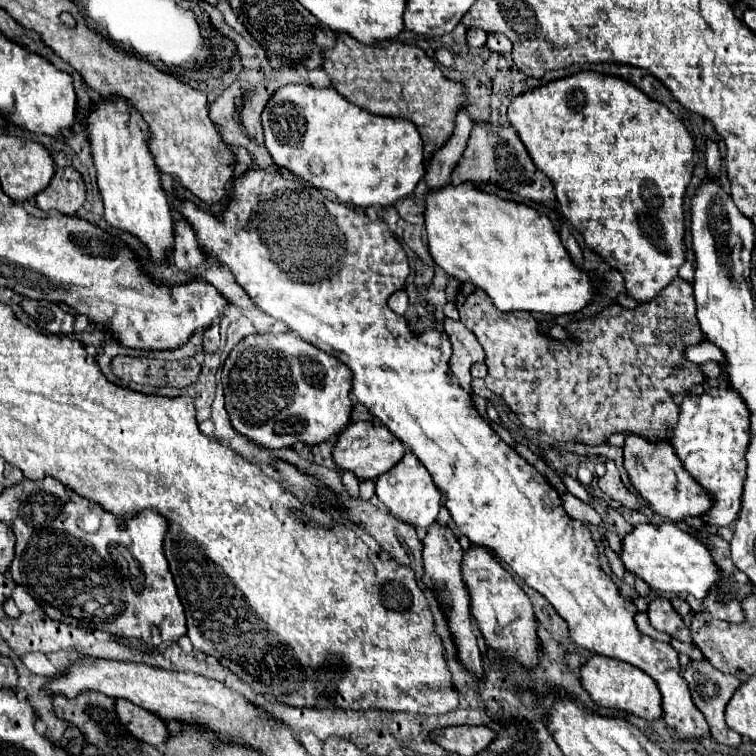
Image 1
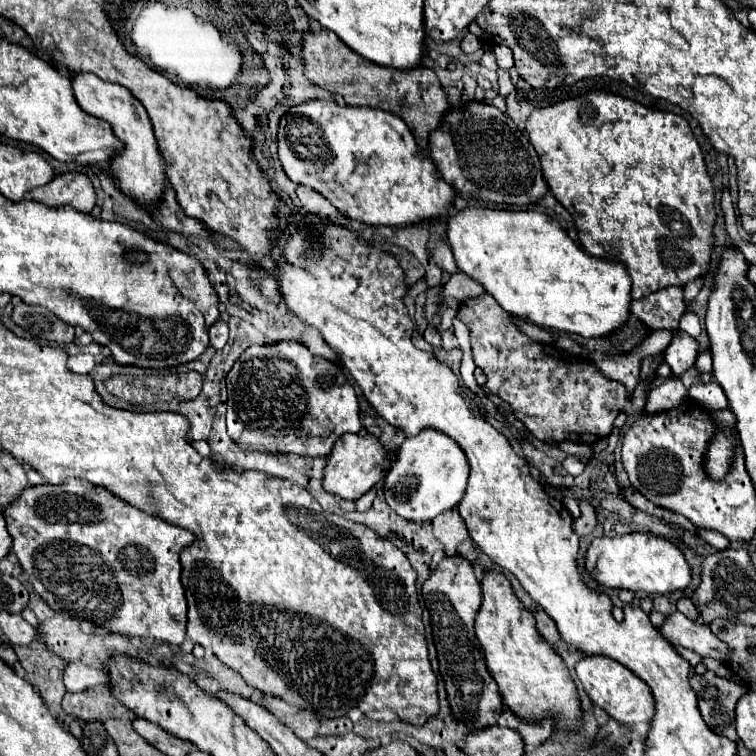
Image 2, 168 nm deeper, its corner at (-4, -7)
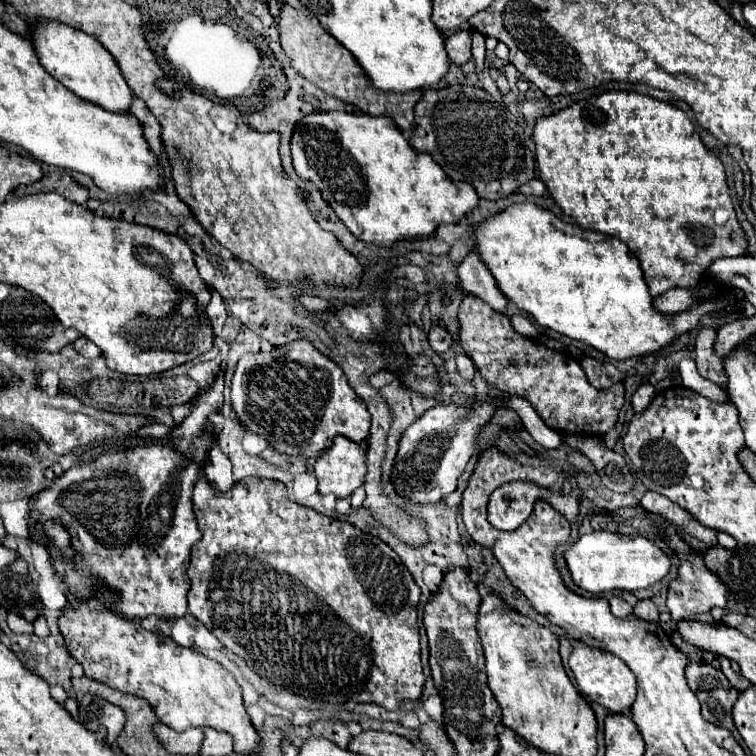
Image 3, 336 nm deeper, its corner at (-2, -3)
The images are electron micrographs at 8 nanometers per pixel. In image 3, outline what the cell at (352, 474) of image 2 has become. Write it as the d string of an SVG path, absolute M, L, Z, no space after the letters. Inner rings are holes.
M338 435L332 441L332 447L314 463L314 475L318 479L318 491L322 495L334 493L336 497L350 497L354 493L354 489L358 489L364 483L364 477L366 477L366 449L360 443Z

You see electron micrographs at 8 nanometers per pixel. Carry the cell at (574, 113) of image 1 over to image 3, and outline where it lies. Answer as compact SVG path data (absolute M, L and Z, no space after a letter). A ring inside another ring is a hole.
M606 91L536 119L534 143L540 179L554 201L578 227L624 241L638 257L652 297L672 287L704 285L702 275L714 259L744 255L746 239L734 215L724 167L702 145L692 121L678 107L640 93ZM720 207L730 213L722 225L714 221L714 211Z

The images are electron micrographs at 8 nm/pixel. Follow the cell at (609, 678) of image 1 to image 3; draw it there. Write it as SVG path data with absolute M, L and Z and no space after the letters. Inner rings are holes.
M576 643L568 665L576 677L580 691L588 699L600 703L602 707L606 707L608 711L618 713L618 715L626 713L632 707L632 703L636 699L636 679L634 679L634 673L616 655L594 649L594 647L586 647L584 643Z

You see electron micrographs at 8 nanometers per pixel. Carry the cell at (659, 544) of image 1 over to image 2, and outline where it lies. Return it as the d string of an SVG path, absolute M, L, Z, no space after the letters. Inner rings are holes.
M628 533L620 537L594 537L584 561L586 571L608 589L630 589L654 595L672 593L676 589L684 591L692 577L690 565L686 563L682 551L670 541L656 537L652 533Z

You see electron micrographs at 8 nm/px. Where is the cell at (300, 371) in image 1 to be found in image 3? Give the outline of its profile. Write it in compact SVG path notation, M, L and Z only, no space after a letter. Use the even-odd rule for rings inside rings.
M290 341L270 353L246 353L234 371L232 379L232 411L242 425L256 435L270 441L274 449L286 455L318 459L332 443L336 435L344 435L356 443L368 437L370 413L362 399L350 387L344 371L326 355L322 355L310 341Z

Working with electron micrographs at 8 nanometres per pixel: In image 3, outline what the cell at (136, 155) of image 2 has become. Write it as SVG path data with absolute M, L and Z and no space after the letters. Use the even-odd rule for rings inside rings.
M40 21L38 29L34 29L34 49L40 57L42 67L74 95L94 105L100 105L102 109L112 113L130 113L132 91L126 85L114 57L106 53L106 49L100 47L100 43L94 37L66 27L58 21Z

